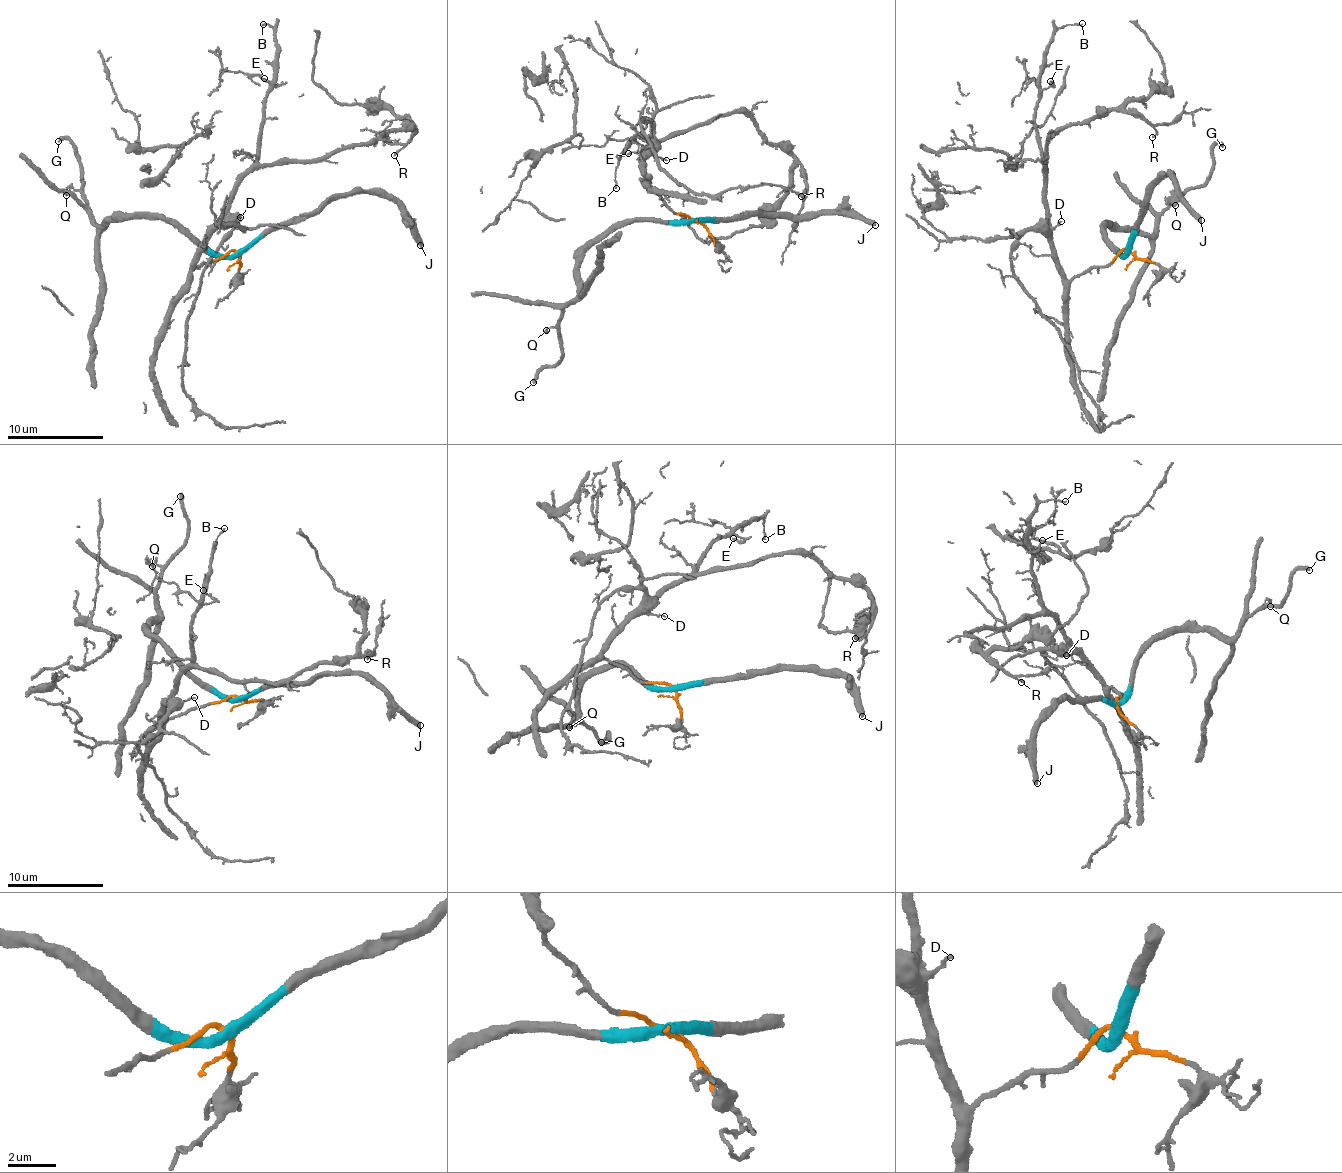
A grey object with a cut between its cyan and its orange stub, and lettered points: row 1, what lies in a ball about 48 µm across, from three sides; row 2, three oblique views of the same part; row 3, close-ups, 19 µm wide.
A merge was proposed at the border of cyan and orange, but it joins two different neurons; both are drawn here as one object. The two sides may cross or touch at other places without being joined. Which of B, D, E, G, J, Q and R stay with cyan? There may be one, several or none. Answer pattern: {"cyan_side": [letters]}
{"cyan_side": ["G", "J", "Q"]}

